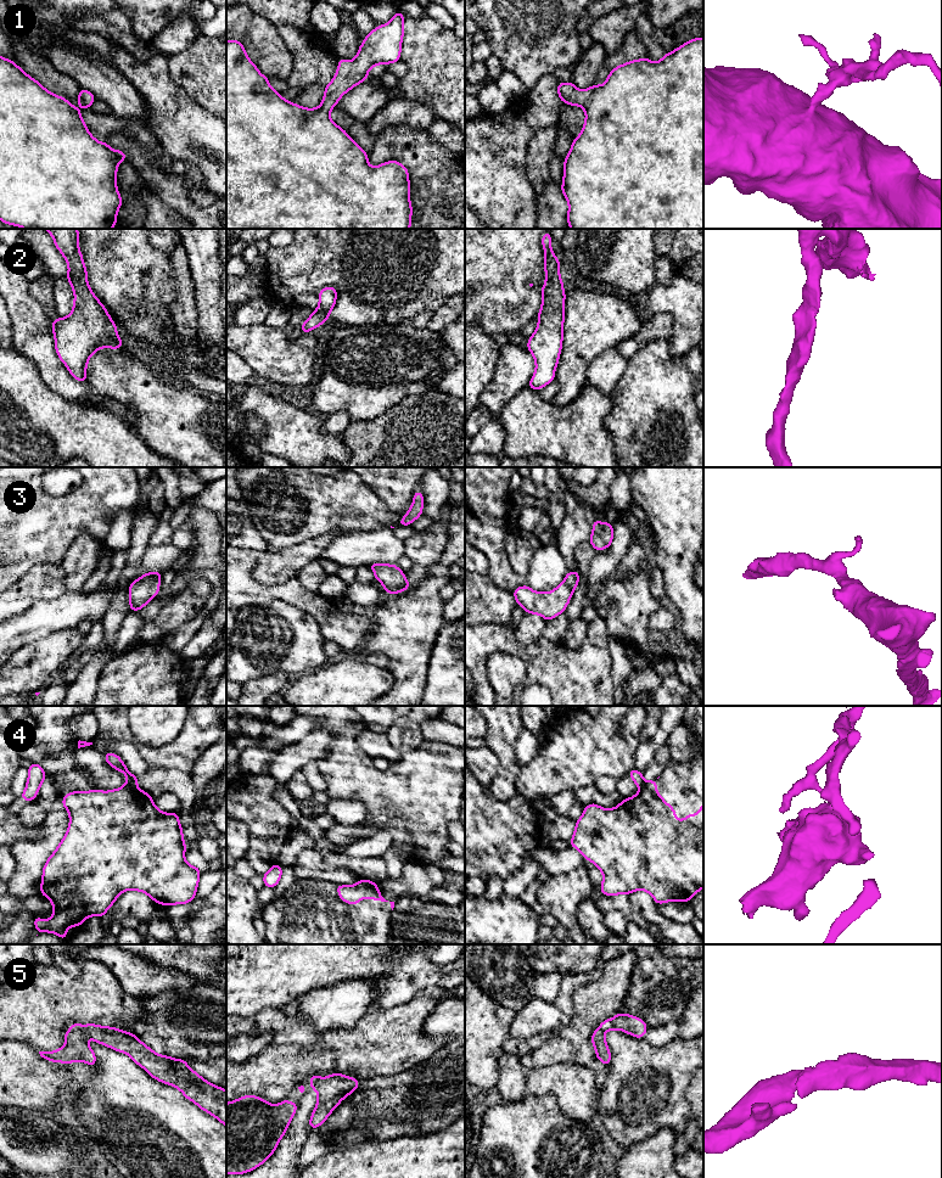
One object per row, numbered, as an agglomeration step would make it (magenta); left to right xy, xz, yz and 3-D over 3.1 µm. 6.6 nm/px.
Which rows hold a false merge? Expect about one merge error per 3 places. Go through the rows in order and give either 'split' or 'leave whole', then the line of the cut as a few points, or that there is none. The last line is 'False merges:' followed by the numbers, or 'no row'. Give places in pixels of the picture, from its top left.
1: leave whole; no cut
2: leave whole; no cut
3: leave whole; no cut
4: split; cut in xy along (125, 784), (136, 787)
5: leave whole; no cut
False merges: 4

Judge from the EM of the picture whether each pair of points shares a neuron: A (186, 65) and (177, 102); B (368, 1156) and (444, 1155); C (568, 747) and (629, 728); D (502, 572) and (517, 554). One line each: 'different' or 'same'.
A: different
B: same
C: different
D: different

